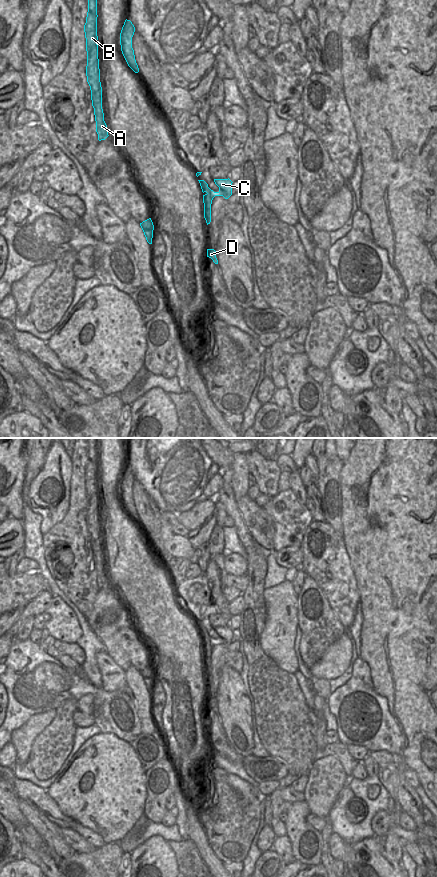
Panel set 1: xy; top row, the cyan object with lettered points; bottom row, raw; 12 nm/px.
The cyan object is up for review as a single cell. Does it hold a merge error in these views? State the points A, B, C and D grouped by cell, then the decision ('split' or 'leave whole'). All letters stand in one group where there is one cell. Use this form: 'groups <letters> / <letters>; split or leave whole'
groups A B D / C; split

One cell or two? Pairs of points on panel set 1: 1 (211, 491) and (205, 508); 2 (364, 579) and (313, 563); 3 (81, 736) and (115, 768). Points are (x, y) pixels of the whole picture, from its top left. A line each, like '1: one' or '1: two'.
1: two
2: two
3: two

